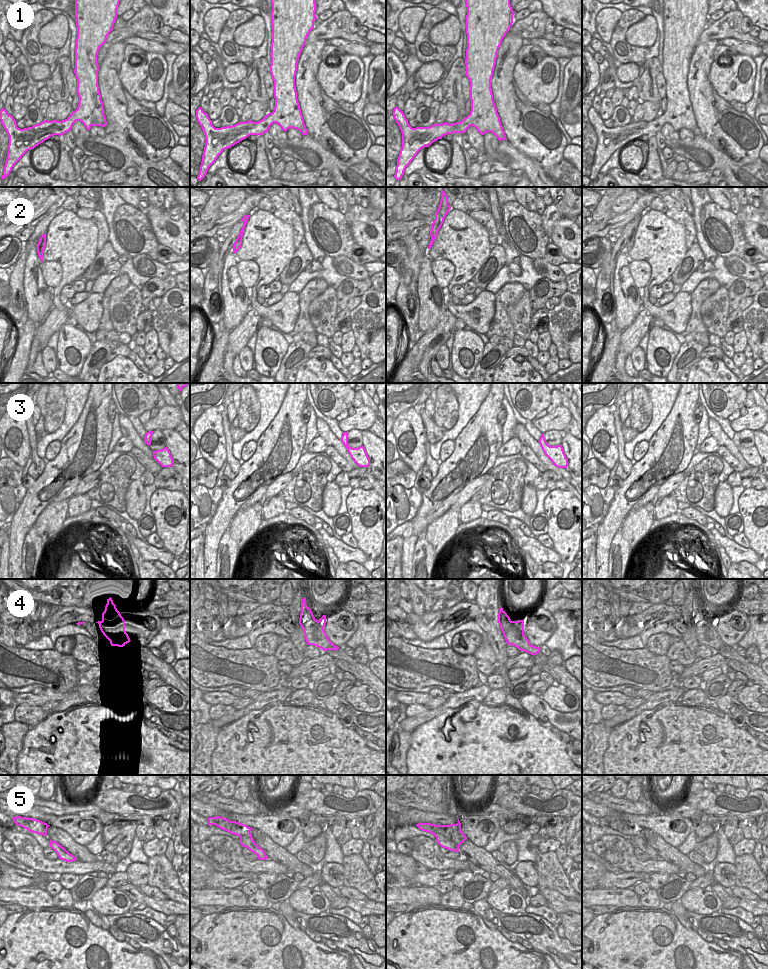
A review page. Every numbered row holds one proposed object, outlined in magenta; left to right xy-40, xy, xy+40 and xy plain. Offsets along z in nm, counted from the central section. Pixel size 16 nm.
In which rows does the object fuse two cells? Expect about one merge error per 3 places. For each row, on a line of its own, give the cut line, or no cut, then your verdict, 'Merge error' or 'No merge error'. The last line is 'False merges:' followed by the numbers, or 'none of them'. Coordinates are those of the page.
1: No split. No merge error
2: No split. No merge error
3: No split. No merge error
4: Split along xy-40 (120, 614), (114, 621), (111, 621), (108, 617), (102, 620). Merge error
5: Split along xy+40 (433, 833), (442, 833), (458, 847). Merge error
False merges: 4, 5.

